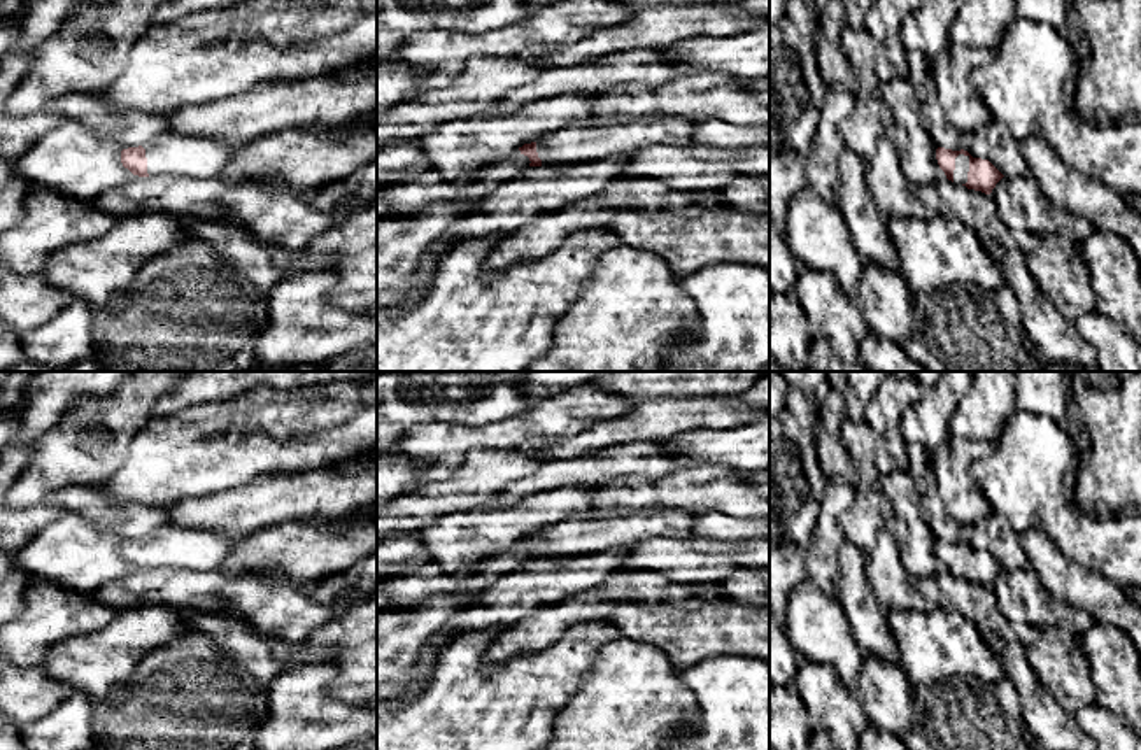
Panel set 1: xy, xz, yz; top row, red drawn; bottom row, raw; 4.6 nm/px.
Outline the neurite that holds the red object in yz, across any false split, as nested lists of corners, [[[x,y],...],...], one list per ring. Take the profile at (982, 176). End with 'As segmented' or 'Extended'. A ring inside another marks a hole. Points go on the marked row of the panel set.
[[[936,149],[936,159],[946,179],[967,189],[990,195],[1004,177],[989,159],[973,158],[967,151]]]. Extended

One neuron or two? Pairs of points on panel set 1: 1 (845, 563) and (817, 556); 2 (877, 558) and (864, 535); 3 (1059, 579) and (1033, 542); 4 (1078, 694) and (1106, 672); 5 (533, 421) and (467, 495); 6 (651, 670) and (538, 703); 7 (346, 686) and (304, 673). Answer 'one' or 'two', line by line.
1: two
2: two
3: one
4: two
5: two
6: two
7: two

